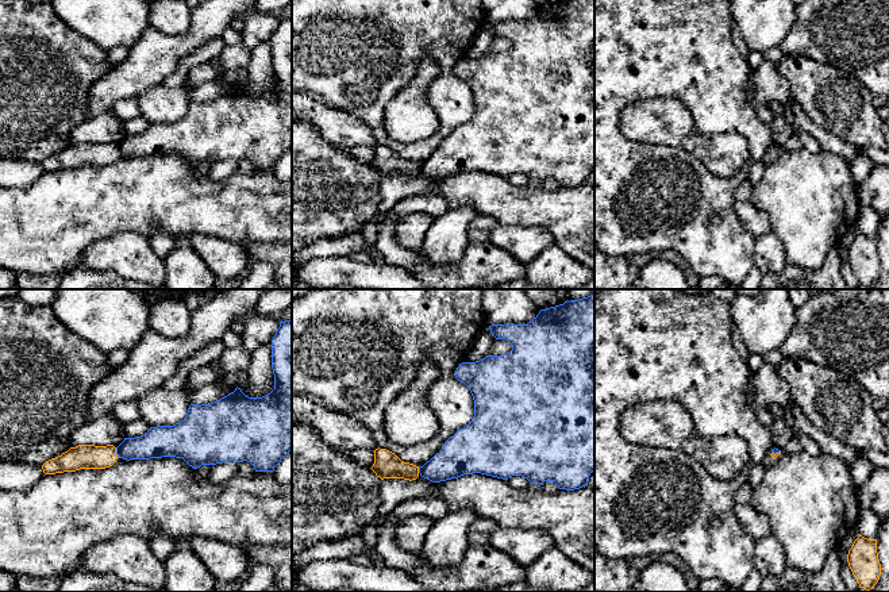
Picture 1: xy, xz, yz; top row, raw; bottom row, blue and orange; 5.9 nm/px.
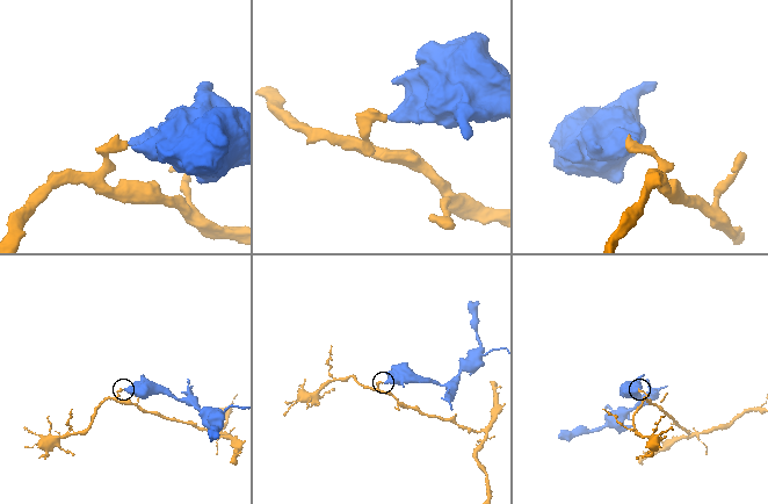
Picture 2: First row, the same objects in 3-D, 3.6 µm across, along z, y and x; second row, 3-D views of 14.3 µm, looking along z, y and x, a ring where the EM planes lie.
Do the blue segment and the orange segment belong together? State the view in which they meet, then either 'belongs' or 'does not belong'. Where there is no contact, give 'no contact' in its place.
contact in xy; does not belong

